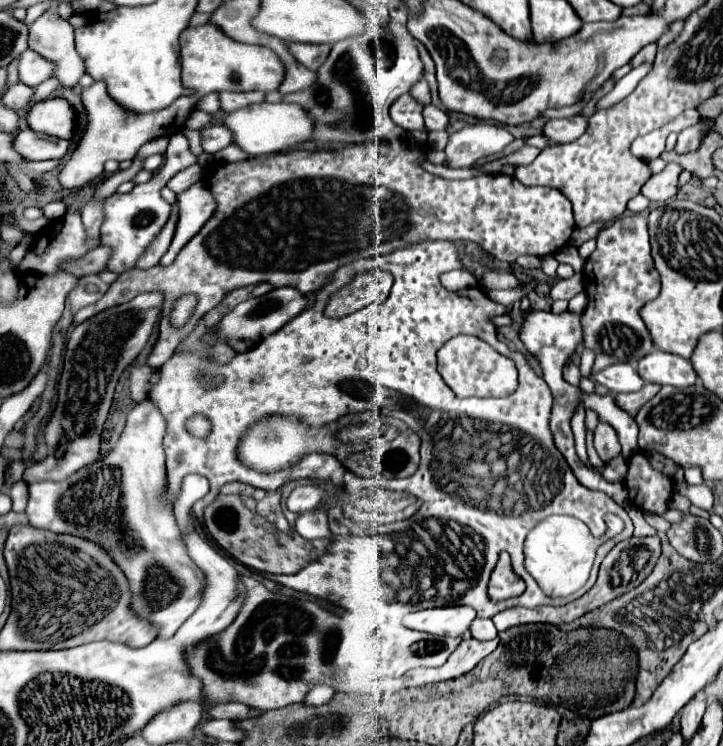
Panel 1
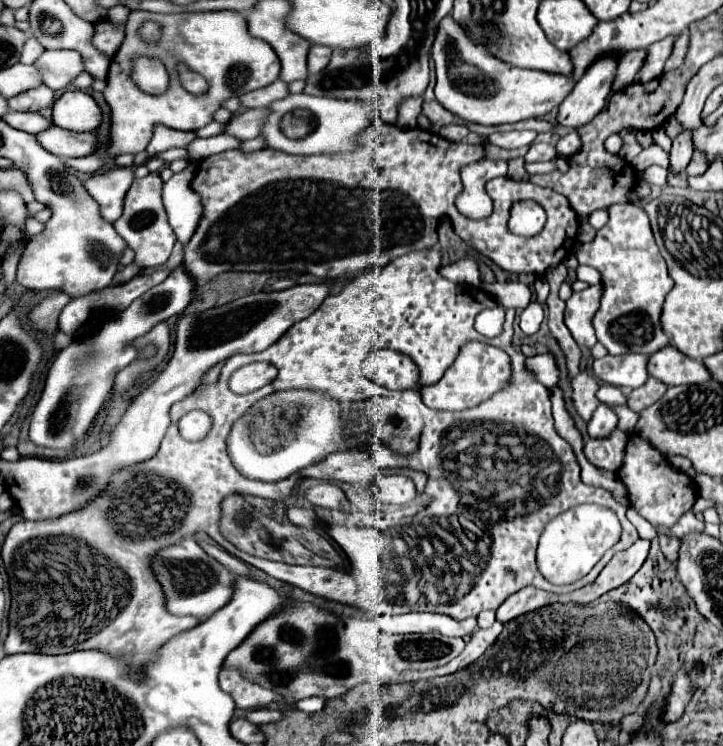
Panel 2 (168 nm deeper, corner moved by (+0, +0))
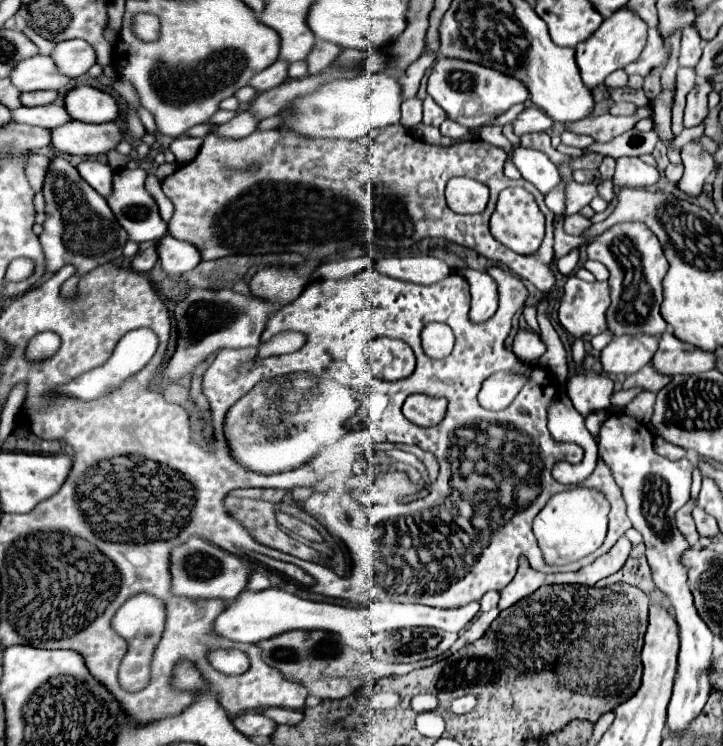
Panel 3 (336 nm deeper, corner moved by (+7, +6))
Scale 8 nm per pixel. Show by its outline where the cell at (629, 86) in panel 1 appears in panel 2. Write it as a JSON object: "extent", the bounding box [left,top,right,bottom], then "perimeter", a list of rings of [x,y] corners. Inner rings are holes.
{"extent":[635,36,673,82],"perimeter":[[[673,36],[651,44],[643,66],[641,66],[639,74],[635,76],[635,82],[649,82],[651,78],[657,78],[663,72],[663,66],[671,54],[671,48],[673,48]]]}

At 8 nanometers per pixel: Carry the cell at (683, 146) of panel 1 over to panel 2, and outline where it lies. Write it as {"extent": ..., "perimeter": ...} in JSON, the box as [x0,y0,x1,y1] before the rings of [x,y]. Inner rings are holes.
{"extent":[651,127,672,152],"perimeter":[[[663,127],[656,128],[651,131],[654,142],[666,152],[669,152],[672,147],[672,140],[666,135]]]}

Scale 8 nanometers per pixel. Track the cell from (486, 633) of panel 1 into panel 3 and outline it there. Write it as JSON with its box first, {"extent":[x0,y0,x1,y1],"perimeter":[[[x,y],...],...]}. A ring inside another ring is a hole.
{"extent":[480,590,500,612],"perimeter":[[[492,590],[492,592],[486,592],[480,600],[480,606],[482,606],[482,612],[488,612],[492,608],[498,606],[498,600],[500,600],[500,592],[498,590]]]}

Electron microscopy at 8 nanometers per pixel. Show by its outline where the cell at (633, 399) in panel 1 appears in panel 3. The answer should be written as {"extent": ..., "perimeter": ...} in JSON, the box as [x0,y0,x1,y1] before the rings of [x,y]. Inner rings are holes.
{"extent":[624,364,672,392],"perimeter":[[[646,364],[640,372],[636,372],[636,374],[632,374],[632,376],[626,378],[624,388],[642,386],[642,388],[646,388],[646,390],[650,390],[650,392],[658,392],[658,390],[664,388],[670,380],[672,380],[670,376],[664,376],[664,374],[656,372],[652,364]]]}

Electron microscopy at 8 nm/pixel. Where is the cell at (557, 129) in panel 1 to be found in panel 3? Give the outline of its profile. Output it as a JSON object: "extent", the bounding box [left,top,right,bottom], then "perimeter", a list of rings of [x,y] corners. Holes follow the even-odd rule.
{"extent":[576,6,648,90],"perimeter":[[[628,6],[616,10],[610,18],[602,22],[596,34],[592,34],[588,40],[576,46],[576,62],[578,62],[584,84],[592,90],[594,86],[602,84],[610,72],[624,68],[632,60],[636,60],[636,56],[640,56],[646,44],[646,36],[648,36],[648,24],[638,14],[634,14]]]}

